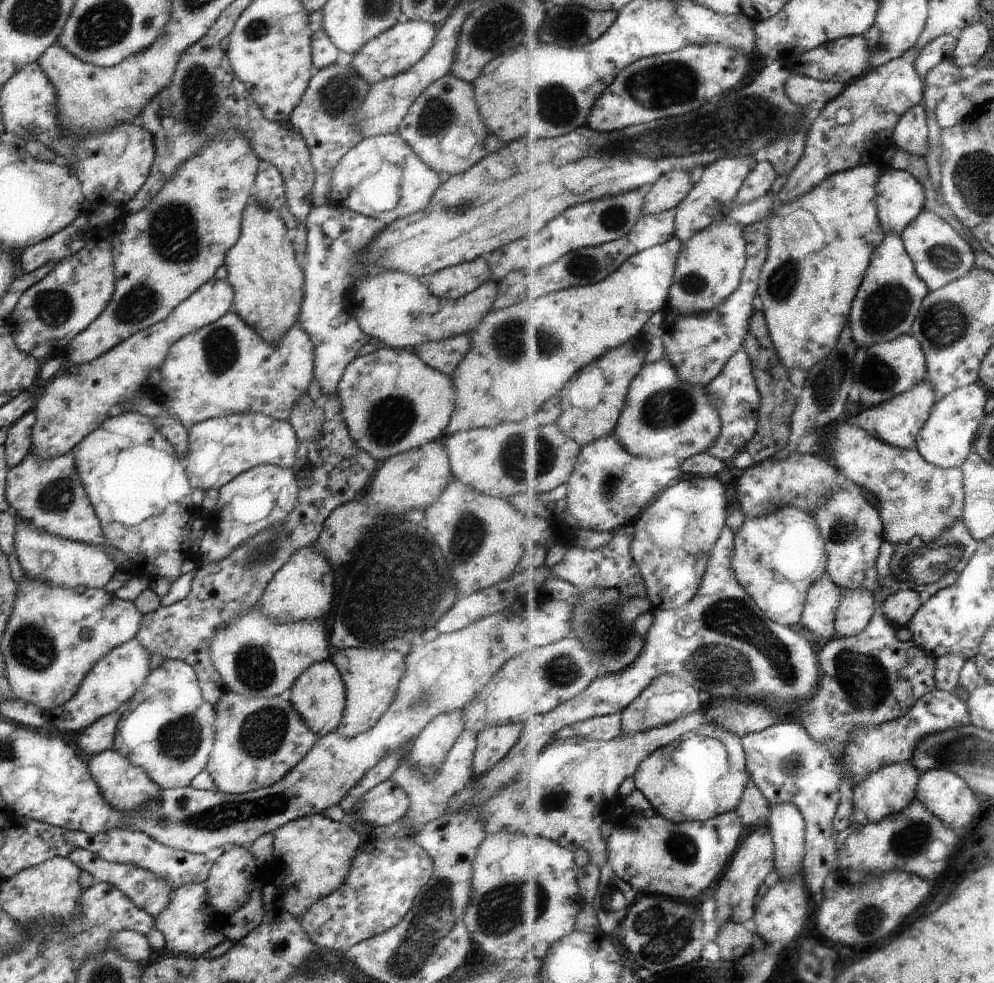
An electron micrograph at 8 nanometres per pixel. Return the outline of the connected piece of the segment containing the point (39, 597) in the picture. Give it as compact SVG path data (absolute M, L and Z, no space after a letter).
M23 576L1 640L5 662L1 675L7 678L12 693L18 699L37 706L45 714L54 712L78 692L84 677L109 650L131 641L137 635L142 617L132 601L120 599L104 589L86 589L77 594L72 589L53 587L44 581Z

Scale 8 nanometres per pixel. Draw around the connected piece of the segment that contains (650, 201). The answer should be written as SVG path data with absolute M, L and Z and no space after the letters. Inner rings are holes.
M676 171L664 177L647 192L646 214L662 214L677 209L694 187L689 172Z

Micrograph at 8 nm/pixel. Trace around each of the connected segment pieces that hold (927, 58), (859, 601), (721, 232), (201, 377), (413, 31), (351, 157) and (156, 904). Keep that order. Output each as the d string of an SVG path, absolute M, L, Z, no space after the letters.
M944 35L927 45L922 45L922 51L916 63L920 76L926 81L928 75L939 64L946 60L954 60L958 45L959 39L954 35Z
M846 589L838 617L840 635L853 637L863 633L879 612L877 598L870 591Z
M731 220L716 221L690 241L684 241L679 268L670 288L670 308L674 312L693 315L713 311L726 302L742 286L748 246L743 226Z
M234 311L226 313L216 322L184 335L172 343L159 371L158 388L163 392L163 410L184 425L233 415L236 413L262 413L277 421L288 421L293 406L309 391L314 374L314 345L310 336L300 327L288 330L280 342L270 344L260 338Z
M403 19L392 28L385 30L380 36L370 39L366 44L363 44L362 48L354 53L354 58L349 66L354 73L359 75L369 85L383 78L396 76L415 65L432 48L437 29L438 26L425 23L424 21Z
M396 132L363 138L348 150L332 169L327 198L334 205L381 219L387 224L422 210L442 180L444 177L422 161Z
M74 849L67 856L81 871L90 873L94 878L100 882L105 882L117 886L138 909L145 910L153 917L159 912L162 912L166 906L171 903L171 896L176 890L175 887L168 885L159 877L156 877L153 872L147 871L143 868L137 868L132 865L121 865L119 863L109 863L98 855L91 853L85 849Z

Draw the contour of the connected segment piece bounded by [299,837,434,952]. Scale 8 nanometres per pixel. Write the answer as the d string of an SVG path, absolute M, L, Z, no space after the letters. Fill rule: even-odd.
M370 837L365 849L352 861L349 875L341 887L310 906L306 914L299 919L300 926L316 946L344 952L359 942L394 928L412 910L416 895L428 884L433 870L430 855L409 839L385 843L378 837Z

